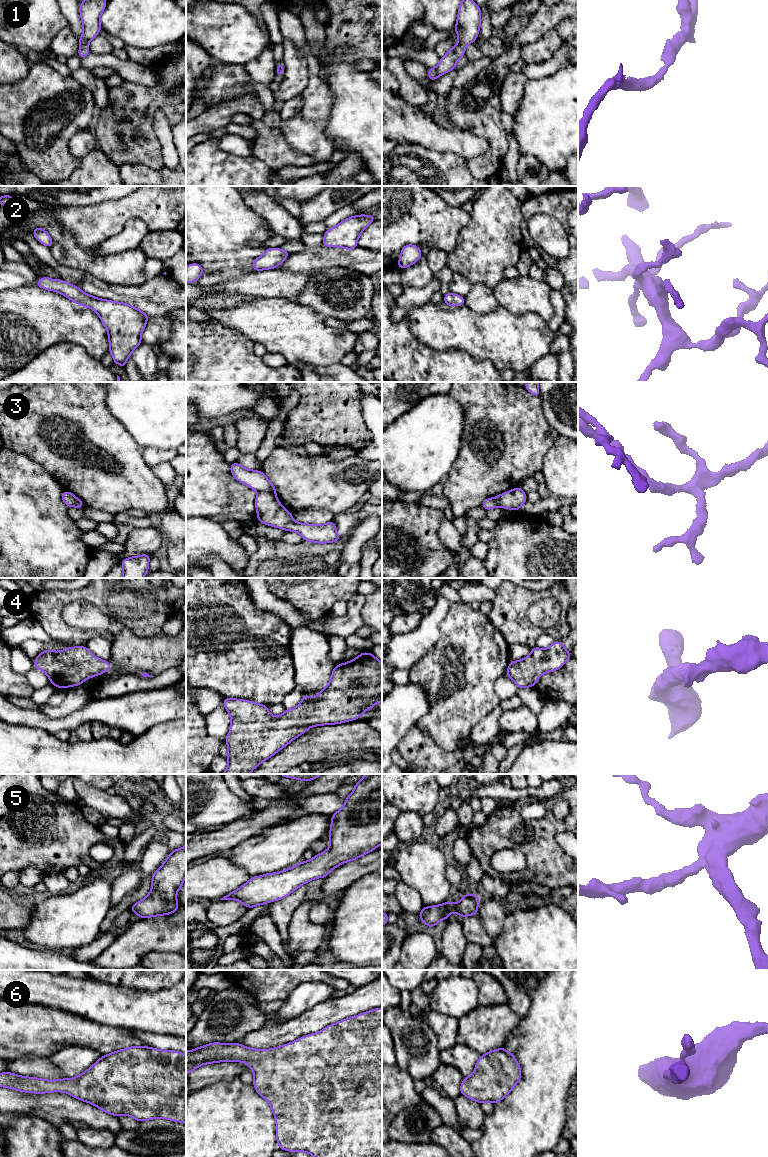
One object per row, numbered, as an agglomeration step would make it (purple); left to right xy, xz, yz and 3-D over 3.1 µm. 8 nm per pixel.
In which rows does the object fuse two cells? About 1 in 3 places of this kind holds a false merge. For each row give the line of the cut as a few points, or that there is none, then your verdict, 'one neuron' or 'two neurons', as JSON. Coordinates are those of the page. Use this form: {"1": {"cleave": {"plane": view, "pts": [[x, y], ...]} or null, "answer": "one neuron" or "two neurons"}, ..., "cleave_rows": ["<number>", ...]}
{"1": {"cleave": null, "answer": "one neuron"}, "2": {"cleave": null, "answer": "one neuron"}, "3": {"cleave": {"plane": "xz", "pts": [[258, 492], [271, 492], [274, 494]]}, "answer": "two neurons"}, "4": {"cleave": null, "answer": "one neuron"}, "5": {"cleave": null, "answer": "one neuron"}, "6": {"cleave": null, "answer": "one neuron"}, "cleave_rows": ["3"]}

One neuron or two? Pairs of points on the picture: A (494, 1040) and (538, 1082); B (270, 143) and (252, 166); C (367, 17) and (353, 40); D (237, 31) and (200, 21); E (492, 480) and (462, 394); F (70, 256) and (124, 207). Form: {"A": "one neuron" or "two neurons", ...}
{"A": "two neurons", "B": "two neurons", "C": "one neuron", "D": "one neuron", "E": "one neuron", "F": "two neurons"}

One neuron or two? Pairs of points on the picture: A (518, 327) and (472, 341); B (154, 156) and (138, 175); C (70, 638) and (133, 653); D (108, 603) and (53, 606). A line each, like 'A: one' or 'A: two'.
A: one
B: two
C: two
D: one

